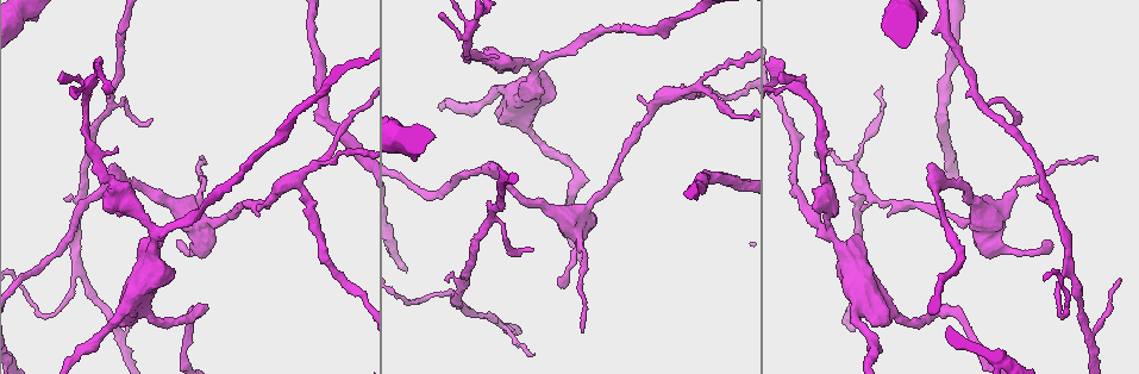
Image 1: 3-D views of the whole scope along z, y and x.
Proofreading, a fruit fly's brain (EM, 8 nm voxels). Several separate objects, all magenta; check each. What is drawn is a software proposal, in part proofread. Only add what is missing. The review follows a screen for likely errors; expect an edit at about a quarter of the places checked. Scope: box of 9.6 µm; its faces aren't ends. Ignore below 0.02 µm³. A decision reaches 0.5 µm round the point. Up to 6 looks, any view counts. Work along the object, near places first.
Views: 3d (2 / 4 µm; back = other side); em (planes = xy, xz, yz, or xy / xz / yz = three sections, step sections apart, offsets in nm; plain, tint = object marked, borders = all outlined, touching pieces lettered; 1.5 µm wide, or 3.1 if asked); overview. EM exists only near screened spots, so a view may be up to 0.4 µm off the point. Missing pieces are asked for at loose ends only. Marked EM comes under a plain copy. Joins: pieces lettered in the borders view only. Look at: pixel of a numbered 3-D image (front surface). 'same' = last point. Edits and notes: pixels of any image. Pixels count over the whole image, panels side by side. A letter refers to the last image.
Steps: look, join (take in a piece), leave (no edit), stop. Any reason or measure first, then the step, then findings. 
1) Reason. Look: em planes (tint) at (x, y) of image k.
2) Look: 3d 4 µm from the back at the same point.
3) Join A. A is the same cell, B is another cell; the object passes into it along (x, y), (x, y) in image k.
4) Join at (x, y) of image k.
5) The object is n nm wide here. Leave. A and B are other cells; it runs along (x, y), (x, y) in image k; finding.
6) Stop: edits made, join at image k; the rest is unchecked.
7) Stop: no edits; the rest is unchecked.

Branch stops here. Look: 3d 4 µm at (1120, 281) of image 1.

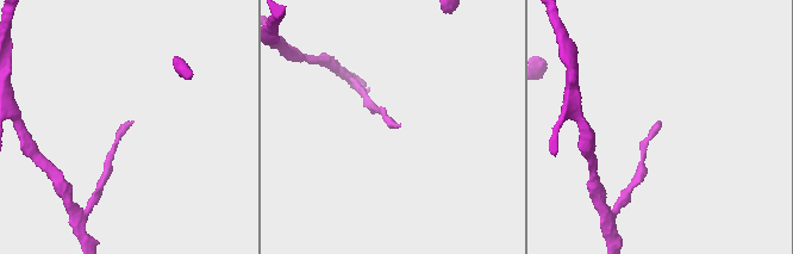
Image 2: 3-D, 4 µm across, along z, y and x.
Look: em planes (borders) at (133, 120) of image 2.

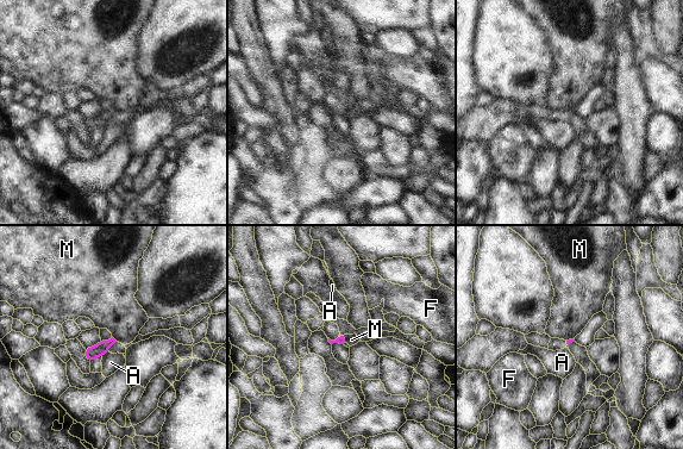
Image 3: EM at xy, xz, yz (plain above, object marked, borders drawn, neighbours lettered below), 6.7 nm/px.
Leave. A, F and M are other cells; a border runs along (112, 336), (117, 341) in image 3; no lettered piece goes on from it.

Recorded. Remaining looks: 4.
Branch stops here. Look: em xy step 4 (tint) at (179, 241) of image 1.

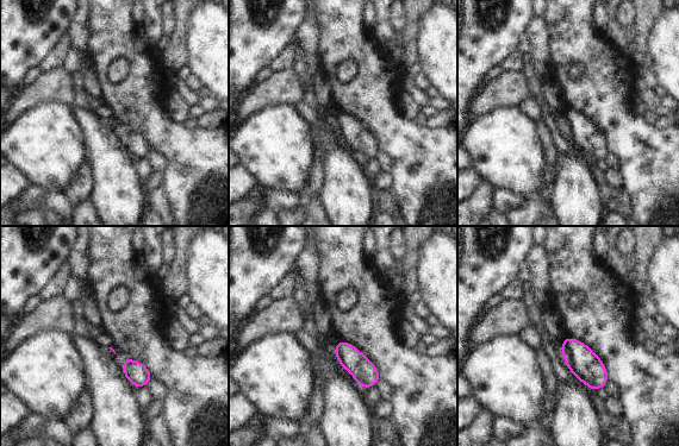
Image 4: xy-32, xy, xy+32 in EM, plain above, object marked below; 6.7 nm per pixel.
Another direction. Look: em planes (borders) at the same point.

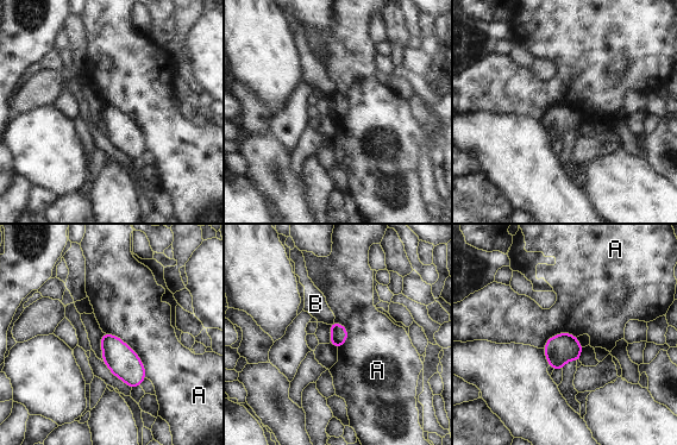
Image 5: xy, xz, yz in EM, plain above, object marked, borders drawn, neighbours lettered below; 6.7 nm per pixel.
Leave. A and B are other cells; a border runs along (105, 332), (135, 351), (145, 377) in image 5; no lettered piece goes on from it.

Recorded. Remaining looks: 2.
Thin end. Look: em 3.1 µm planes (borders) at (151, 119) of image 1.

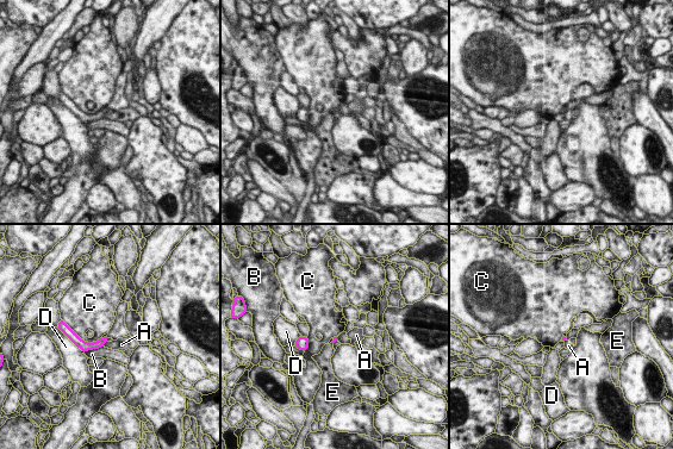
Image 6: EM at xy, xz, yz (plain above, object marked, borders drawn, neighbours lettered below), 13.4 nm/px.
Leave. A, B, C, D and E are other cells; a border runs along (67, 325), (87, 342), (100, 338) in image 6; none of them fits.

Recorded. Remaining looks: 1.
Stop: no edits; the rest is unchecked.

